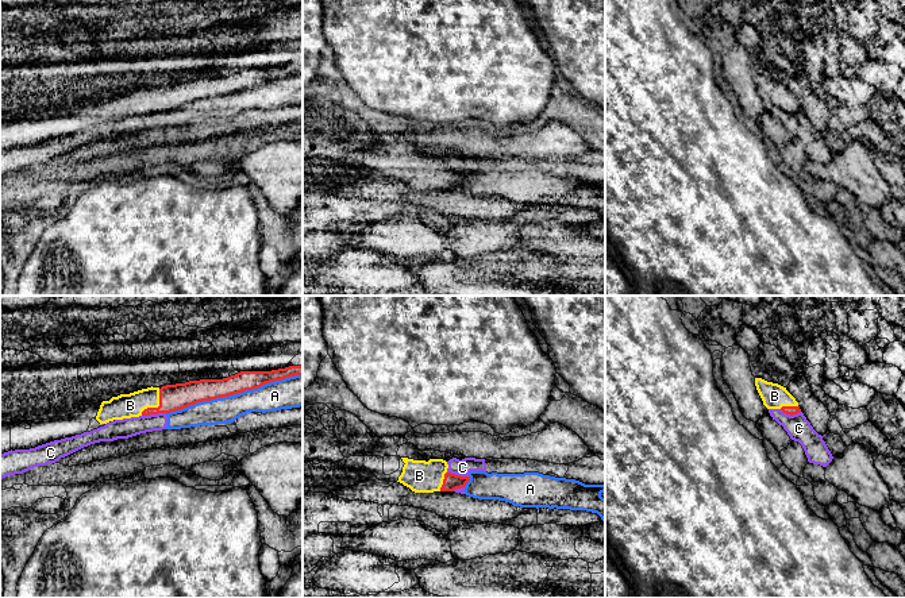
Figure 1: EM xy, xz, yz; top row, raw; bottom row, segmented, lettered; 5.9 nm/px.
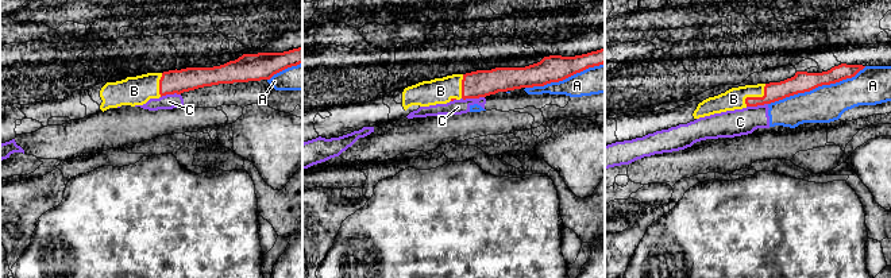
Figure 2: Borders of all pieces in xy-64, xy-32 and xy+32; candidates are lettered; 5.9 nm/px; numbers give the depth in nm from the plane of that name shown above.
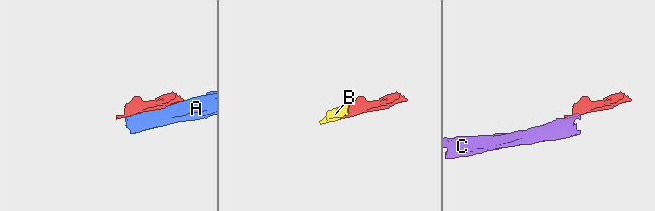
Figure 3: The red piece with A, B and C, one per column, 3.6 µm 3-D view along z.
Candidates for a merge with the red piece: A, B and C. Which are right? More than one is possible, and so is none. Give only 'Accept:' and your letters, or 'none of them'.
Accept: B

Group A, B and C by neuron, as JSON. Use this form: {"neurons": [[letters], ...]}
{"neurons": [["A", "C"], ["B"]]}

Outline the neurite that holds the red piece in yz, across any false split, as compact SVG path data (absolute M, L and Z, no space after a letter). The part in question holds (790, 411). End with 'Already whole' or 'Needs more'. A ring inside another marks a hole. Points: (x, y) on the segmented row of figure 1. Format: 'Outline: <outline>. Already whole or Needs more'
Outline: M755 378L756 390L767 409L781 409L786 414L797 414L801 412L796 398L786 387L767 382L762 378Z. Needs more

